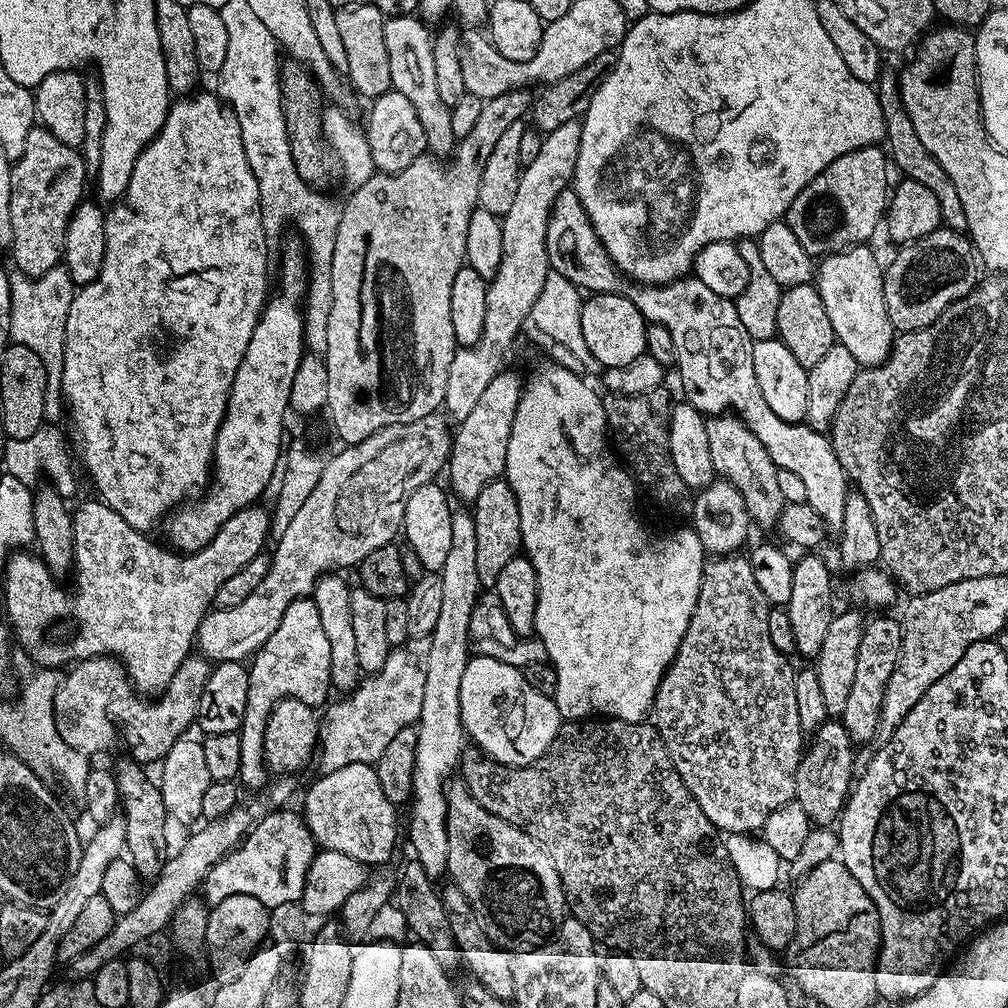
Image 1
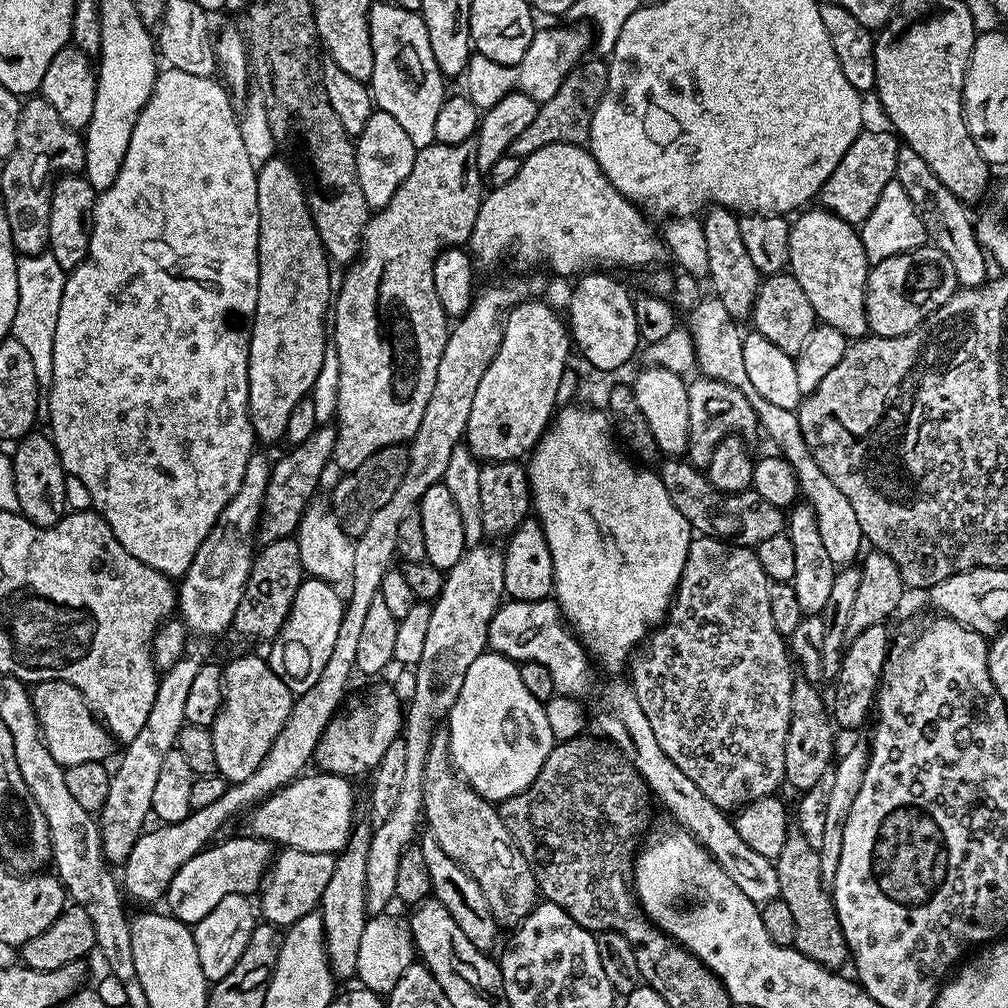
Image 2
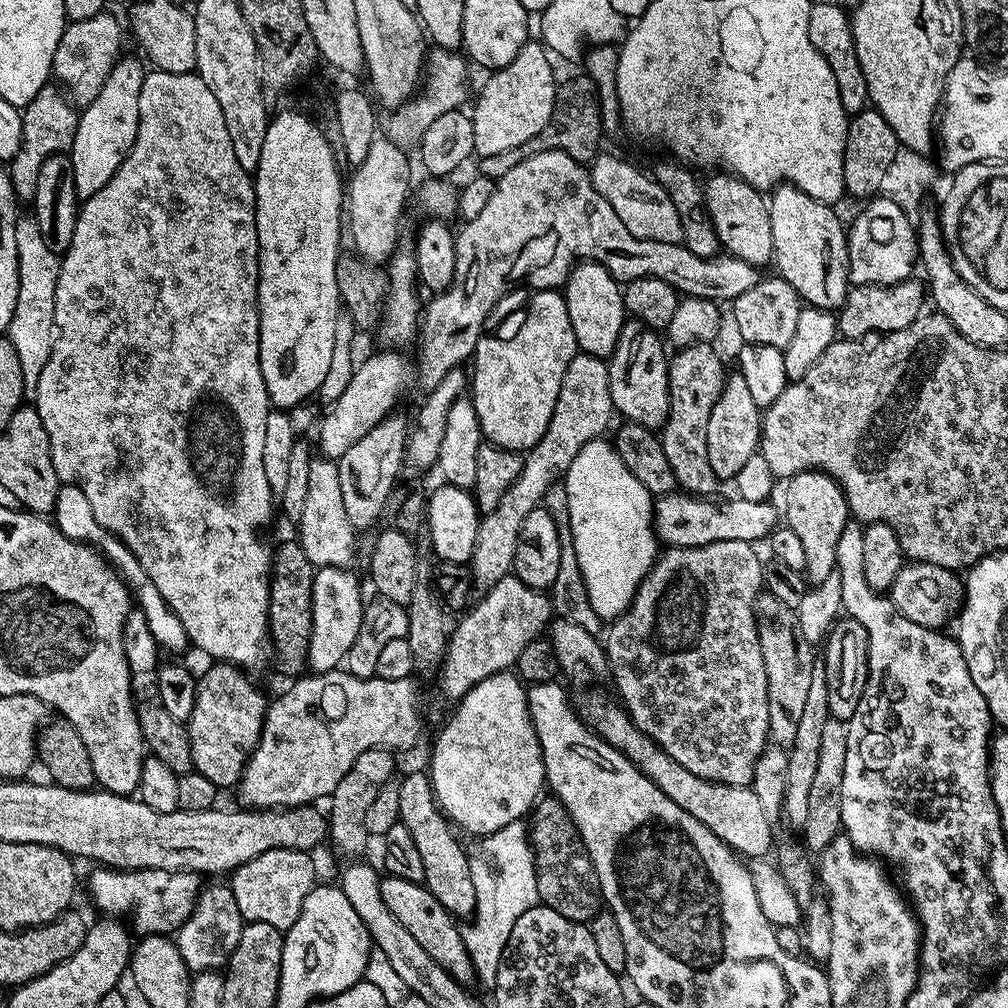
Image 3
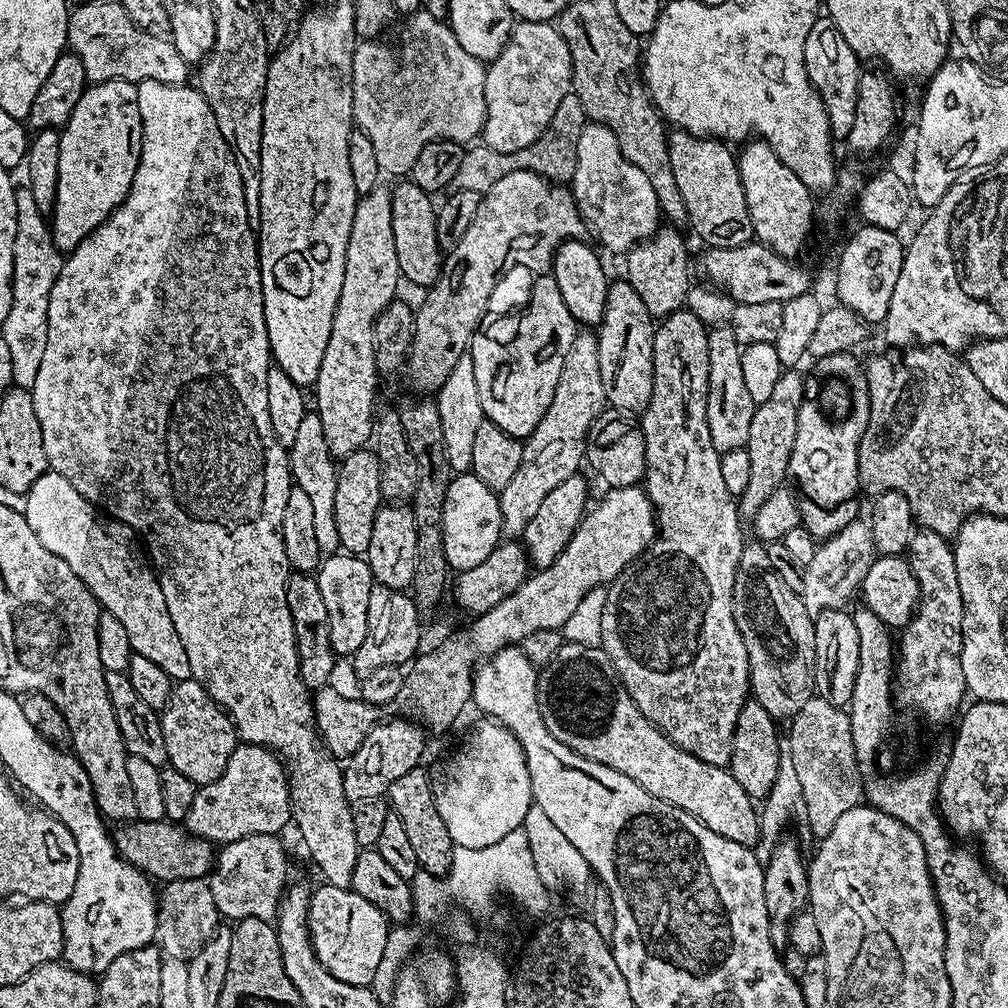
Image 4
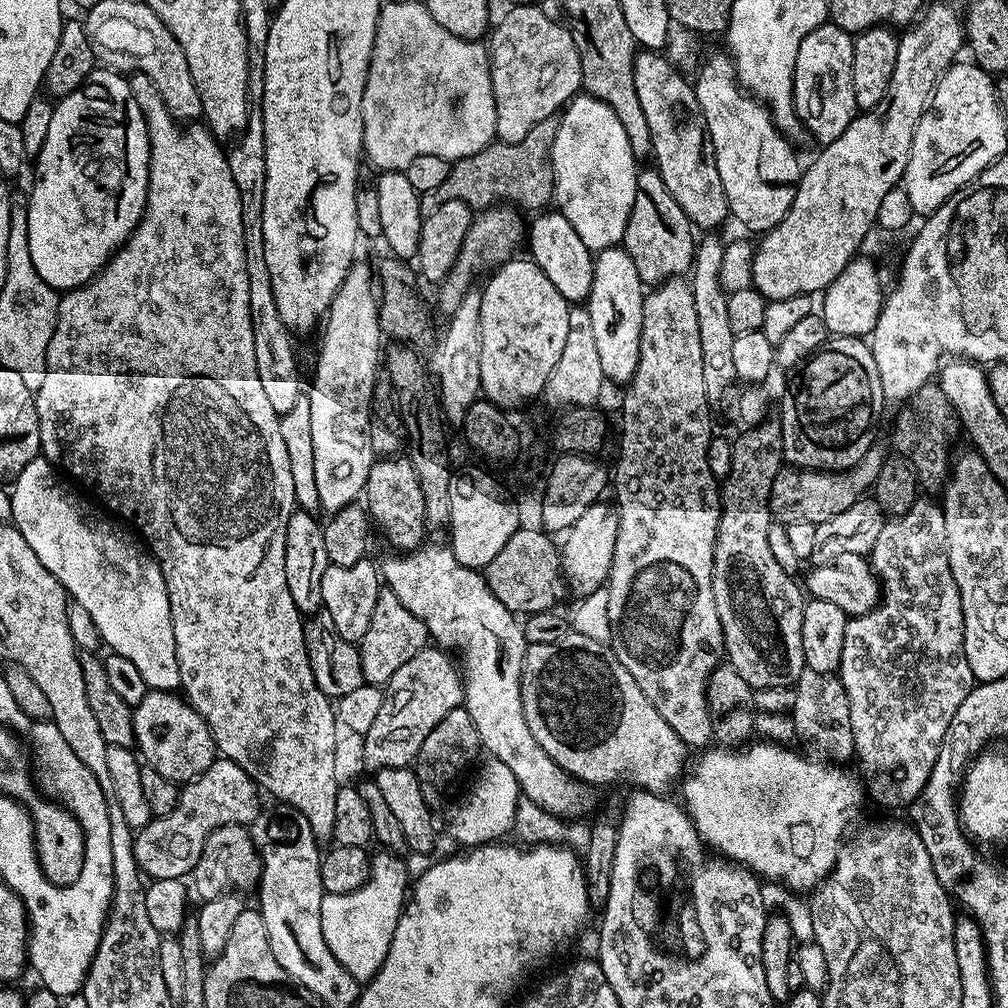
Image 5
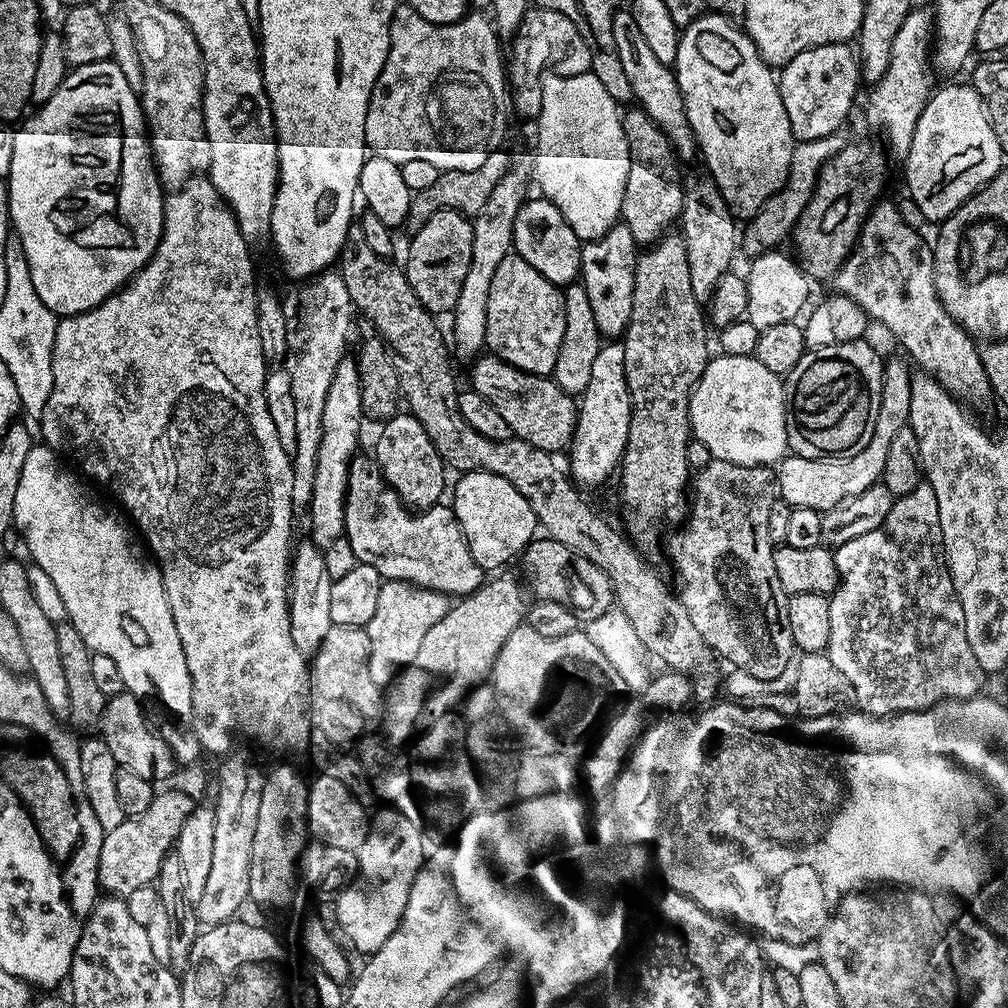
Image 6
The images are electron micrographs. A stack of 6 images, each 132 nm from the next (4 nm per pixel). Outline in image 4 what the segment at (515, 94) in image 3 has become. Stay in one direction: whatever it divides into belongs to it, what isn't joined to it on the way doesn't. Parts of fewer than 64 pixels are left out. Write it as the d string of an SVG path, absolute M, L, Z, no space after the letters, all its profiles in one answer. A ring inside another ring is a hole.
M520 20L513 23L512 33L498 58L484 73L486 118L482 142L500 154L526 150L550 126L554 110L562 98L572 92L572 63L568 44L555 23L542 20Z

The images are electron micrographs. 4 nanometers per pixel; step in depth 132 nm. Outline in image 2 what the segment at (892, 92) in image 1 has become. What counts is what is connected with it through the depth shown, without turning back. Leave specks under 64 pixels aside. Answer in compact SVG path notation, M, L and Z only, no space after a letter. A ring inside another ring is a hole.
M901 146L898 150L898 162L896 163L896 175L894 177L910 194L910 202L914 202L914 210L918 210L918 218L922 218L925 237L946 258L950 258L950 266L954 268L954 274L957 281L966 288L981 287L989 279L988 273L989 261L986 259L986 253L976 240L974 229L974 220L966 209L965 201L959 200L942 182L938 182L938 174L926 166L926 161L922 154L910 150L907 146Z

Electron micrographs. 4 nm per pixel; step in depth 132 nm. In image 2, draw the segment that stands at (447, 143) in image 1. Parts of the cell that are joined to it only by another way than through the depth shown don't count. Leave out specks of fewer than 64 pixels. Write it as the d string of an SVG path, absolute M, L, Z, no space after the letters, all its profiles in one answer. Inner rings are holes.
M390 2L373 3L368 9L368 25L370 42L374 46L370 91L375 107L397 119L417 150L436 143L434 121L446 99L446 78L438 70L438 62L434 62L424 17Z

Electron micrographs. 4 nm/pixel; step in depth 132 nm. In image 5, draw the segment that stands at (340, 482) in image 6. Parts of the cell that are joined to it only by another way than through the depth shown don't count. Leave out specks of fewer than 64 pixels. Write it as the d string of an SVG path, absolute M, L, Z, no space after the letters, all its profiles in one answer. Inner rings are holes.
M363 258L357 259L346 274L342 286L334 294L328 314L323 321L320 354L316 358L316 373L312 389L306 392L310 402L310 431L314 442L314 483L318 485L318 502L325 513L333 514L357 503L368 484L374 453L370 444L370 406L378 373L382 368L382 333L380 330L380 301L374 283L374 268Z

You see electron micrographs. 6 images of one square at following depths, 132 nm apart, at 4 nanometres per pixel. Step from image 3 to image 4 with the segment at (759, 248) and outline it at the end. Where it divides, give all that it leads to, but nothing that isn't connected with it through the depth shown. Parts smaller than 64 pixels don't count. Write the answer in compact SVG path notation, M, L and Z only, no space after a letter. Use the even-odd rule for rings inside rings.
M683 130L668 132L670 170L674 170L674 182L684 203L683 215L688 216L698 239L708 248L729 248L742 246L753 239L750 210L746 206L746 194L742 190L740 166L734 152L723 140L713 140L706 136L690 136Z

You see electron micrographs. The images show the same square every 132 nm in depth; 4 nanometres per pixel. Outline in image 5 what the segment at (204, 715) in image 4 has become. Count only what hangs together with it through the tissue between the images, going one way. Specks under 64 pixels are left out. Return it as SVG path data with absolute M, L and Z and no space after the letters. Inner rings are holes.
M149 690L142 702L133 707L132 721L136 727L135 747L143 763L158 770L162 778L177 782L194 780L218 759L210 726L206 726L202 714L198 714L198 710L194 710L183 695Z

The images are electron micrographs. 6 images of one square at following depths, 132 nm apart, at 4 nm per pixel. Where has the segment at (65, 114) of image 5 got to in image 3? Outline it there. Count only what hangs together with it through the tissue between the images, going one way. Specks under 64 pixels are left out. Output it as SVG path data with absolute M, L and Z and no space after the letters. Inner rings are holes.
M125 55L106 78L106 86L102 86L98 98L79 113L70 155L76 195L81 201L98 194L128 157L138 134L138 94L142 94L145 75L145 69L140 69L139 62Z

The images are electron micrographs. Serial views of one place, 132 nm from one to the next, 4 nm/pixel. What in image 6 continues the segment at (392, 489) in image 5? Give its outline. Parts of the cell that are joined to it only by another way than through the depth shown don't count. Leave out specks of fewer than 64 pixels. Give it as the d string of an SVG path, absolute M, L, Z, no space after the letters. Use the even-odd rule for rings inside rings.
M397 414L383 421L380 437L376 440L374 459L376 465L382 470L386 482L398 494L405 508L415 510L417 513L435 508L445 499L444 472L446 465L444 459L434 450L434 442L430 442L430 434L422 430L422 422L411 414Z

